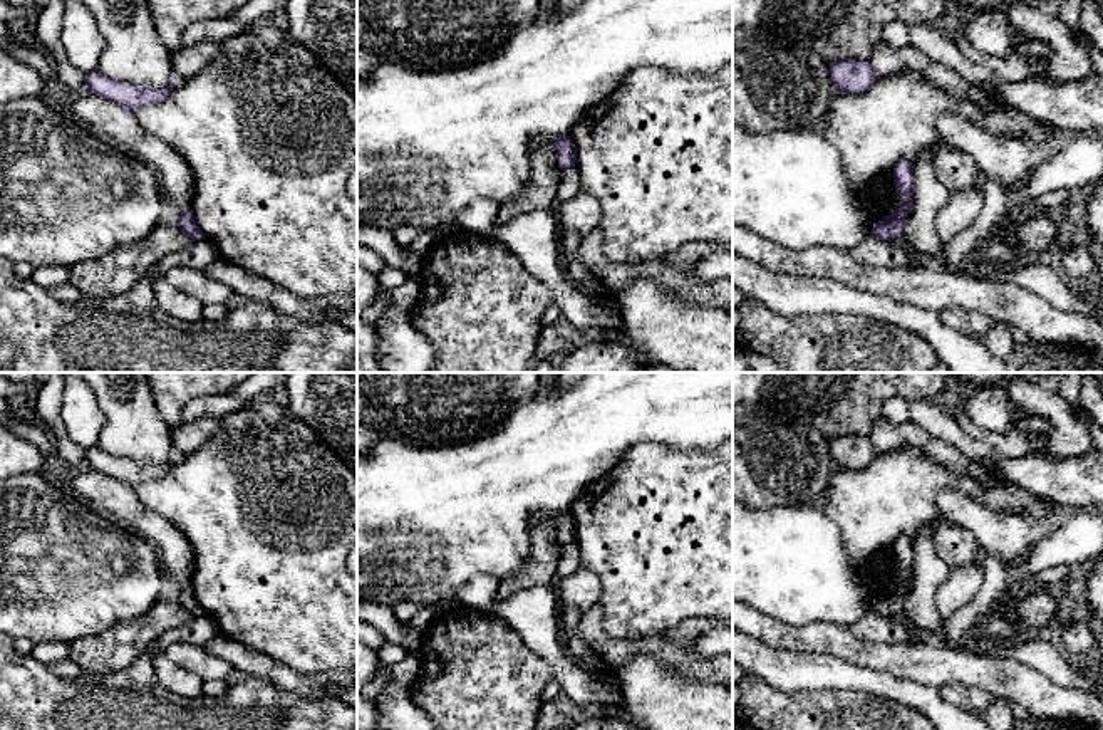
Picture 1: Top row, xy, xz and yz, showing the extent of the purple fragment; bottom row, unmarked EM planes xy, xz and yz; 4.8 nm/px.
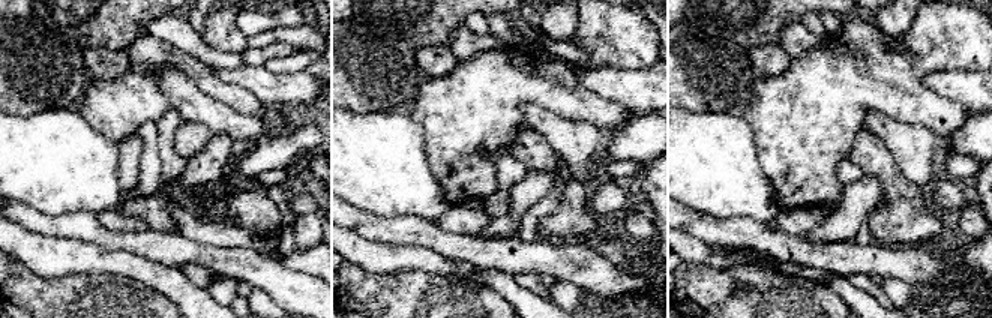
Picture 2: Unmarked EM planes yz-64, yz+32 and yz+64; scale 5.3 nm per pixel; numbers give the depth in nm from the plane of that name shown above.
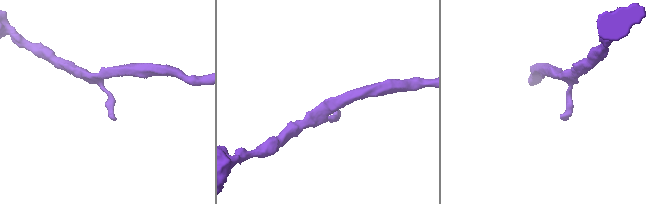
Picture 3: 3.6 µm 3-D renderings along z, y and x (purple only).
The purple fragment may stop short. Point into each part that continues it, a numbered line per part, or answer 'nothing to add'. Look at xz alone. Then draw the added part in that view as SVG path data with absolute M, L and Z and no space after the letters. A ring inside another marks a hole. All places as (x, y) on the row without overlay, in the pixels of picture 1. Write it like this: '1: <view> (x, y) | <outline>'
nothing to add

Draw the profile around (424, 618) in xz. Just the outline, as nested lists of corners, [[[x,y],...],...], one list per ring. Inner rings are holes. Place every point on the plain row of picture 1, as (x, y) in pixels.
[[[429,604],[421,607],[416,616],[411,619],[411,624],[424,634],[434,624],[434,621],[441,616],[443,607],[439,604]]]

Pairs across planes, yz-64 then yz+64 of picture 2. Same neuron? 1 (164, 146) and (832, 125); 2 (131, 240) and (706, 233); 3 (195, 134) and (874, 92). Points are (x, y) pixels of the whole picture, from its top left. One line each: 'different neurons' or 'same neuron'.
1: different neurons
2: same neuron
3: different neurons

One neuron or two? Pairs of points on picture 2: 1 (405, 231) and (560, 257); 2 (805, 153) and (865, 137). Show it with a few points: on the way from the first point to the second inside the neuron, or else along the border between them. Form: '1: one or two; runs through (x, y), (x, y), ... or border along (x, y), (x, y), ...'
1: one; runs through (444, 243), (482, 252), (521, 257)
2: two; border along (863, 126), (850, 156)

